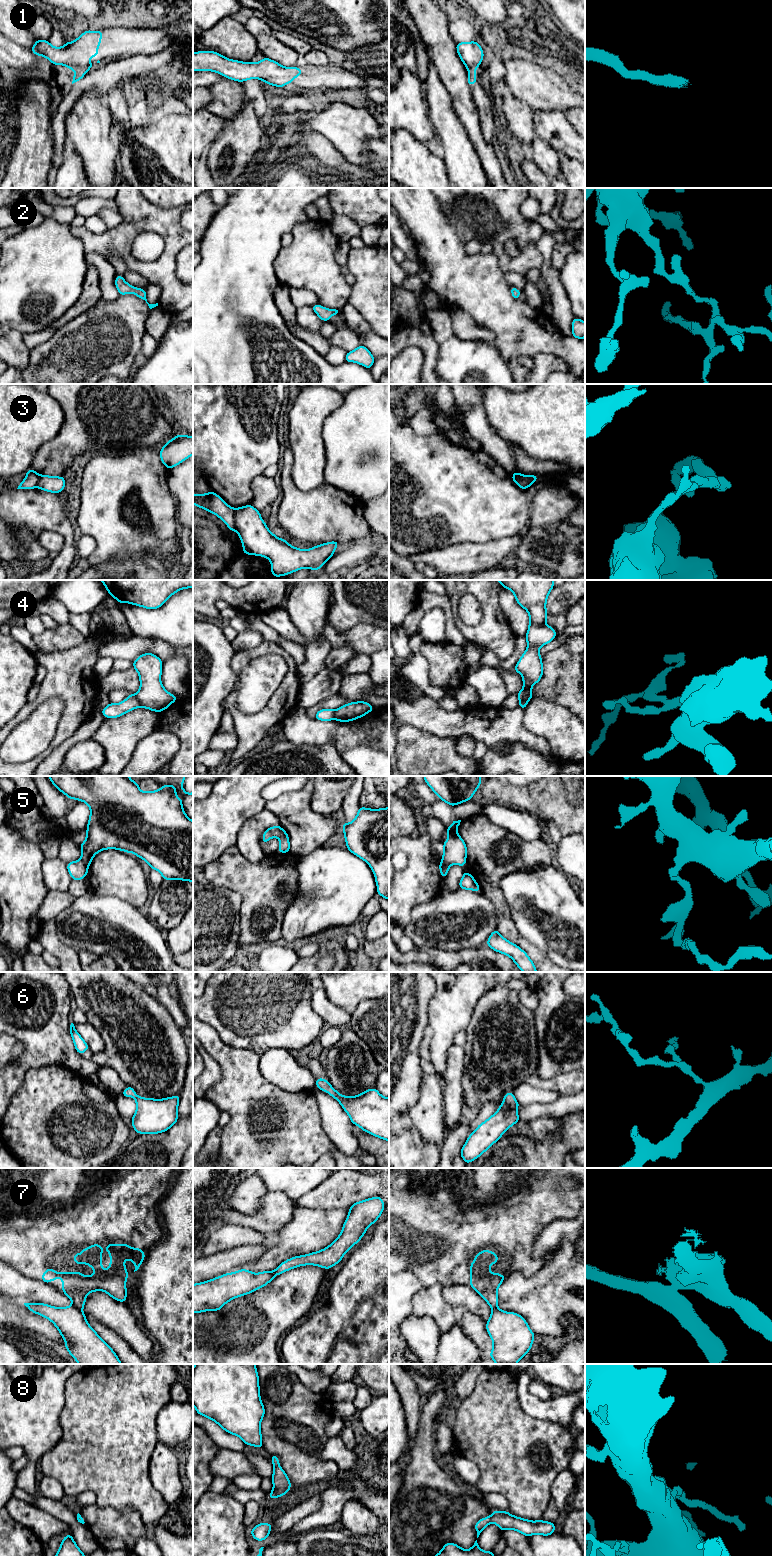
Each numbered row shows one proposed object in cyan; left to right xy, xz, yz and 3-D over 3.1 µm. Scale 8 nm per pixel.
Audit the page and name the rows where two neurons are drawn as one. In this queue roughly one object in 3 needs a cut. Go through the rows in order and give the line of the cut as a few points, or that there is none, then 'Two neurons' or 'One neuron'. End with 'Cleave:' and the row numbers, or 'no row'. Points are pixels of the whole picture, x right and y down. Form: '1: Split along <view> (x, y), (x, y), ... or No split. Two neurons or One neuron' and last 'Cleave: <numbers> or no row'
1: No split. One neuron
2: No split. One neuron
3: Split along xz (236, 509), (234, 517), (235, 529). Two neurons
4: Split along xy (134, 695), (141, 706). Two neurons
5: Split along xz (282, 829), (277, 837). Two neurons
6: No split. One neuron
7: Split along xy (72, 1304), (81, 1311). Two neurons
8: No split. One neuron
Cleave: 3, 4, 5, 7

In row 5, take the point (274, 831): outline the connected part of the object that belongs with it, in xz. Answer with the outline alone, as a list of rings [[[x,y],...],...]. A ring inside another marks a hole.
[[[280,825],[272,826],[268,828],[267,830],[265,830],[263,832],[262,844],[266,844],[268,840],[271,838],[274,838],[274,837],[278,838],[282,830],[283,829]]]

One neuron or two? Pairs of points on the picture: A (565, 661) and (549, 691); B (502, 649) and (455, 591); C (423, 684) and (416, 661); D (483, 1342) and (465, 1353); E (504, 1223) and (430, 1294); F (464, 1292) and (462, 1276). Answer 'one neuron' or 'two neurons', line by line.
A: one neuron
B: one neuron
C: one neuron
D: two neurons
E: two neurons
F: two neurons

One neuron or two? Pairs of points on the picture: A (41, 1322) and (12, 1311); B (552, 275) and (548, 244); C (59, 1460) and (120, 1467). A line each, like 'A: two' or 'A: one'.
A: one
B: one
C: one

